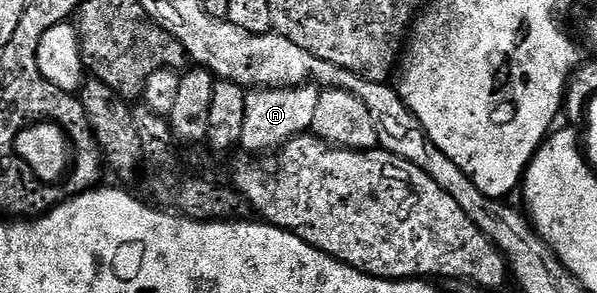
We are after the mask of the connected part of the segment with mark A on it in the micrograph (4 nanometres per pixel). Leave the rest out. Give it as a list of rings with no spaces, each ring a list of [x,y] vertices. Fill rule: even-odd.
[[[313,83],[291,89],[254,89],[246,92],[245,99],[247,112],[240,148],[249,153],[265,153],[268,149],[280,150],[285,142],[312,130],[311,115],[315,115],[315,103],[319,103],[319,89]]]

